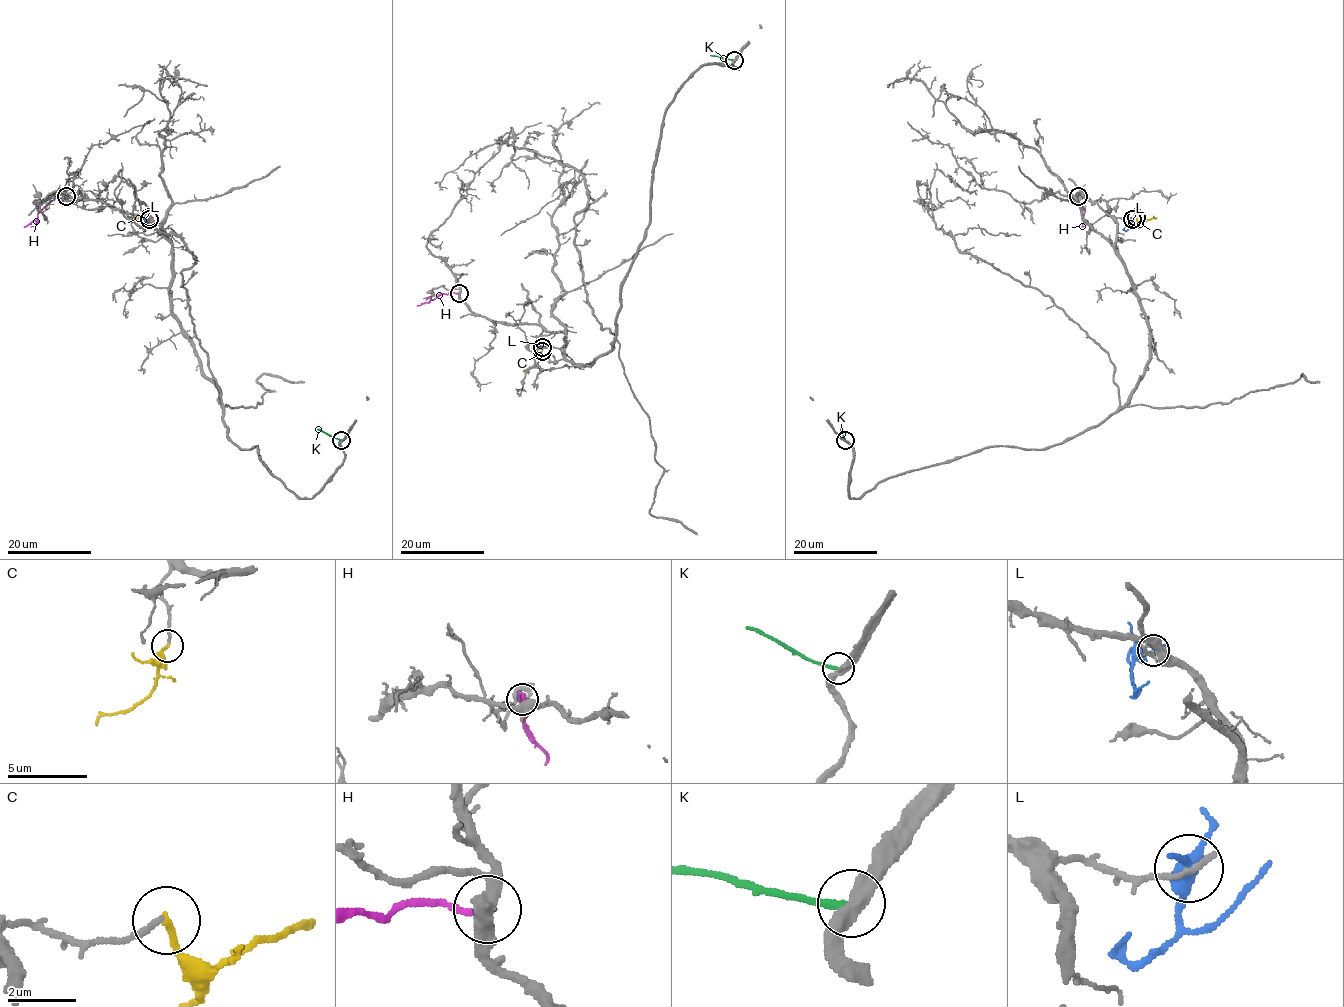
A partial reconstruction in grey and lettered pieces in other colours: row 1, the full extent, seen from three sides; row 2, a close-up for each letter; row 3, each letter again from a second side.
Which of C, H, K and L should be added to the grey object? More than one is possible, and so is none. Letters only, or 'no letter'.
C

